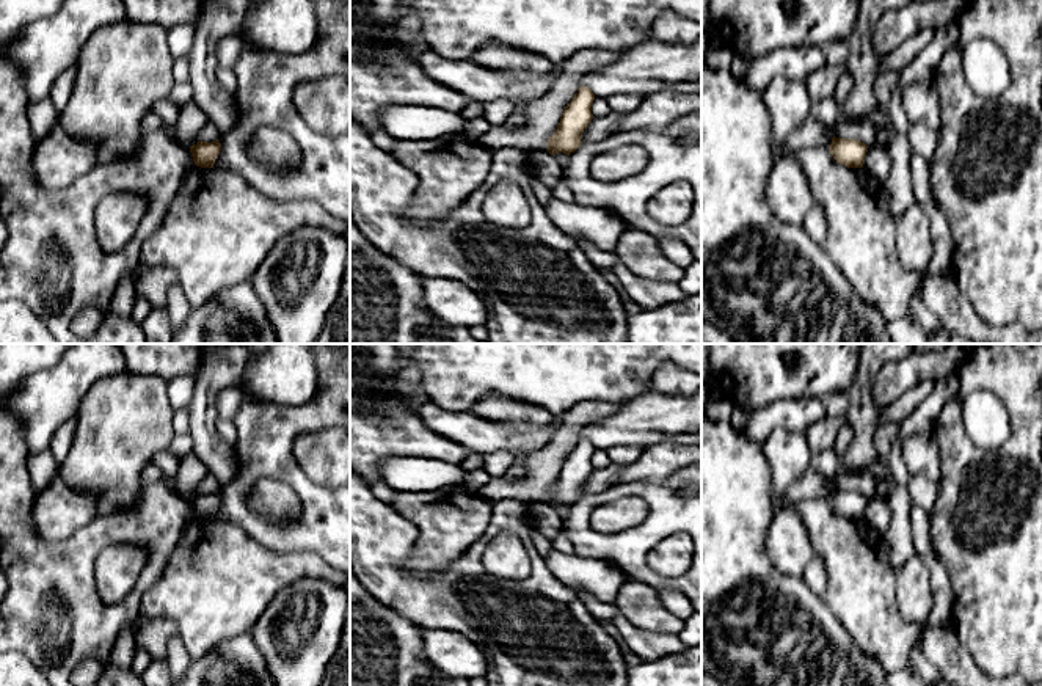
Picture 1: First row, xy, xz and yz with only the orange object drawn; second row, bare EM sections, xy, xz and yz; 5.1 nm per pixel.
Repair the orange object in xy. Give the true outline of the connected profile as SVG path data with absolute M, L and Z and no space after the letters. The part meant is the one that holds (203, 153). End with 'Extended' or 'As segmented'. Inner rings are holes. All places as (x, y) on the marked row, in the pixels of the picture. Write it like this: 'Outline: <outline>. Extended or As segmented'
Outline: M220 140L207 143L198 141L196 144L190 146L190 152L196 166L201 168L212 168L215 165L215 159L221 151Z. As segmented

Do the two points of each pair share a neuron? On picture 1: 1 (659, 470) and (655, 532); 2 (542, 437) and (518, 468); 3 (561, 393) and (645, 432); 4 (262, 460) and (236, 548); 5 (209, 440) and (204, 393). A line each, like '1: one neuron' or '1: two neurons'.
1: two neurons
2: two neurons
3: two neurons
4: two neurons
5: one neuron

